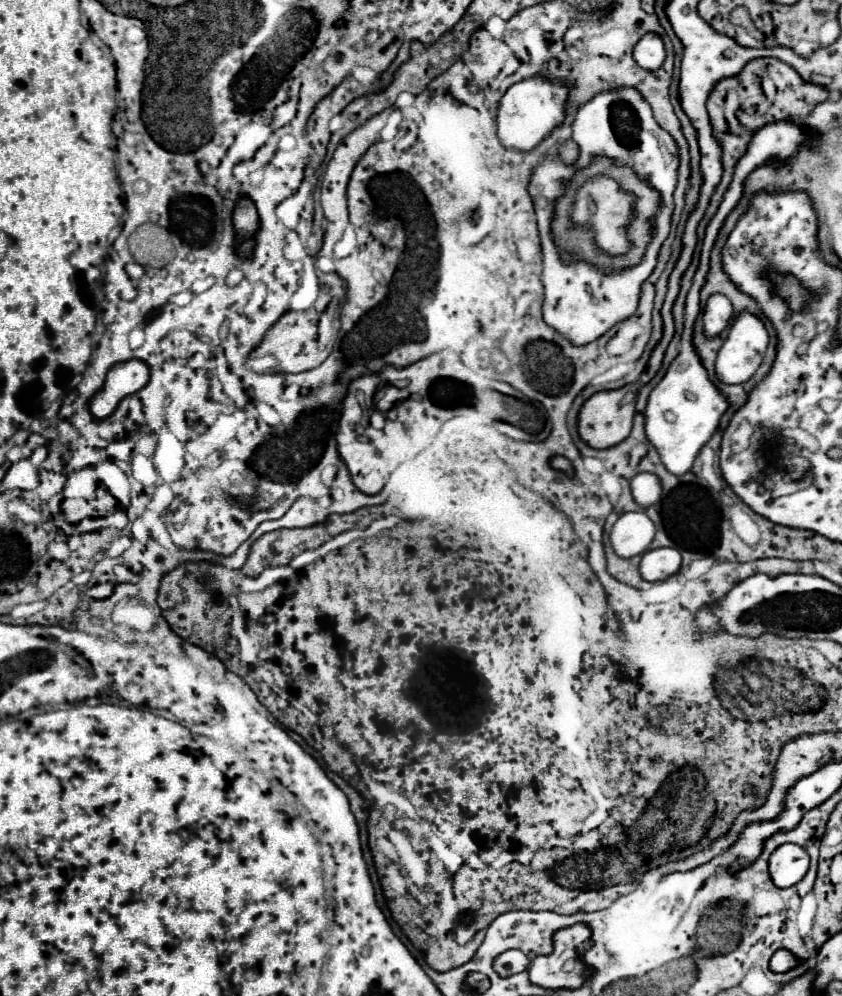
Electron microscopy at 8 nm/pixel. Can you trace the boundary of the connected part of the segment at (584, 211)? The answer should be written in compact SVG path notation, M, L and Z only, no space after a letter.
M597 178L589 184L585 184L579 194L577 194L577 202L573 204L573 220L577 224L591 224L593 232L595 232L595 242L601 250L617 256L617 254L625 254L629 250L629 242L627 242L627 220L631 216L631 196L621 192L617 182L613 182L611 178Z

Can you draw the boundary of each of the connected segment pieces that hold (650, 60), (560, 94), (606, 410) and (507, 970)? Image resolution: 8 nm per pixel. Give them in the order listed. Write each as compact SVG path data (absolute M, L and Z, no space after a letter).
M645 34L633 50L633 60L637 64L663 64L665 46L661 38L657 34Z
M541 74L525 78L507 88L497 108L497 136L509 150L531 152L565 120L565 102L569 98L569 86L561 80L553 80Z
M635 386L595 392L579 412L579 436L591 448L611 448L623 442L633 424L633 408L623 406L625 394Z
M507 950L495 960L495 970L501 976L511 976L517 972L525 972L529 964L531 964L529 956L525 956L521 950Z

